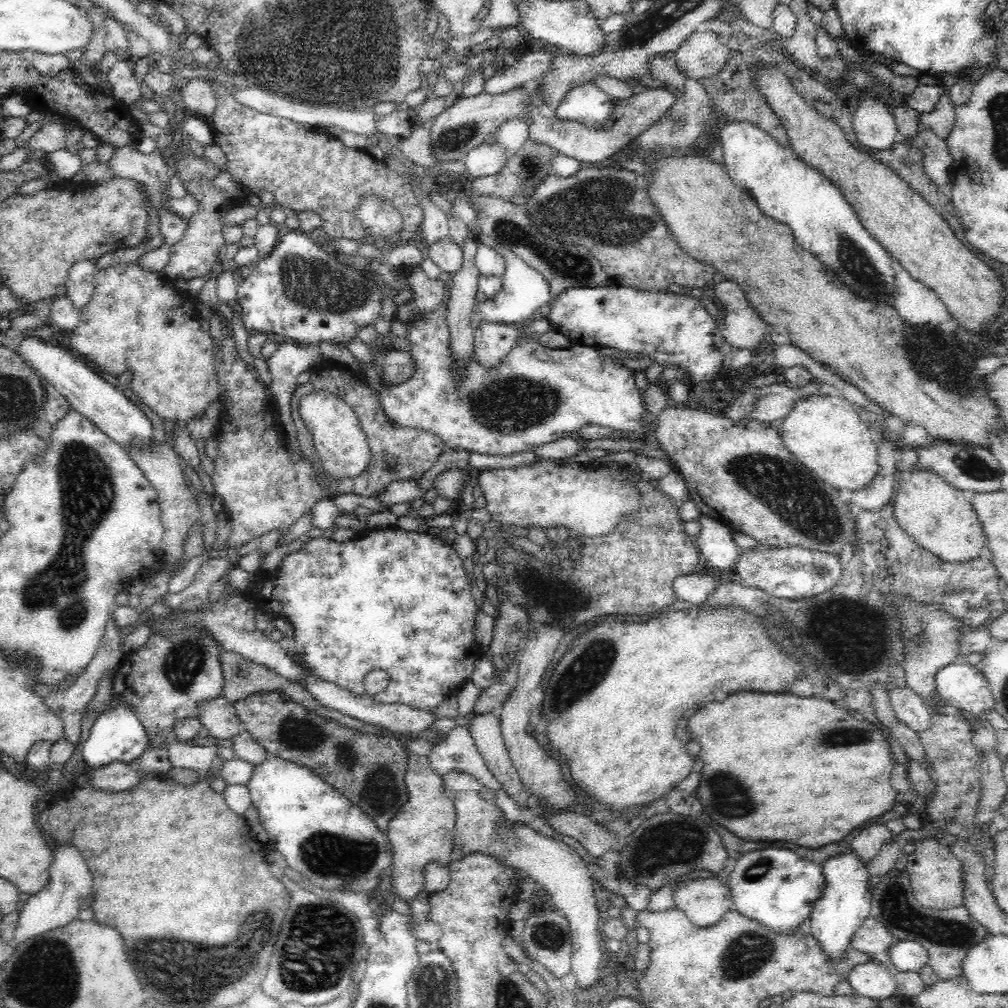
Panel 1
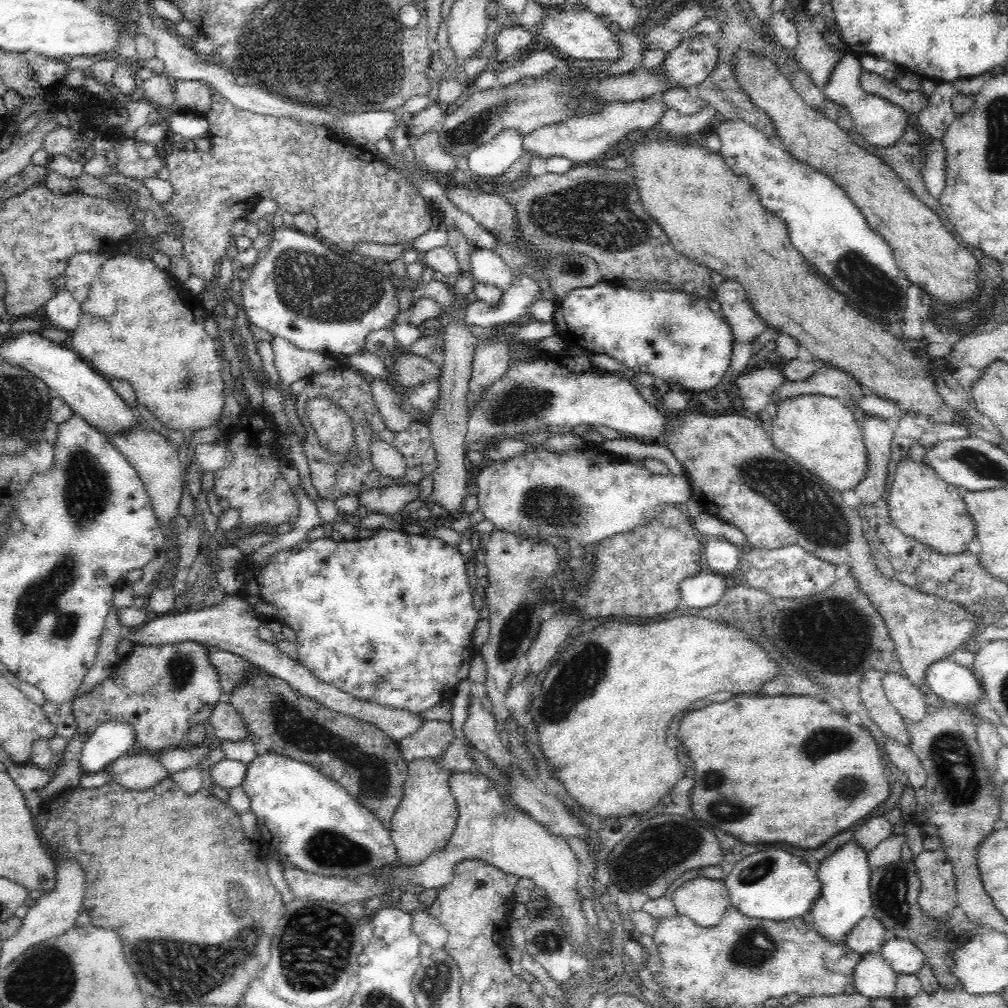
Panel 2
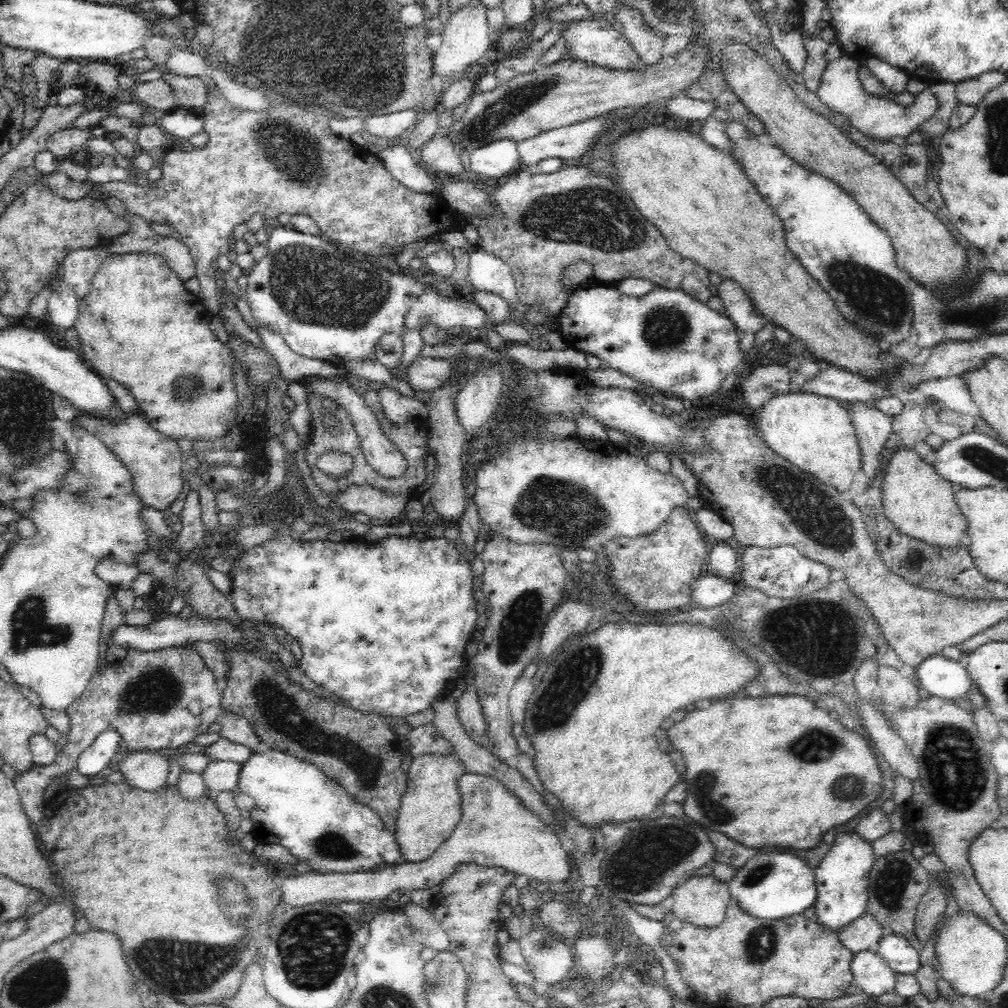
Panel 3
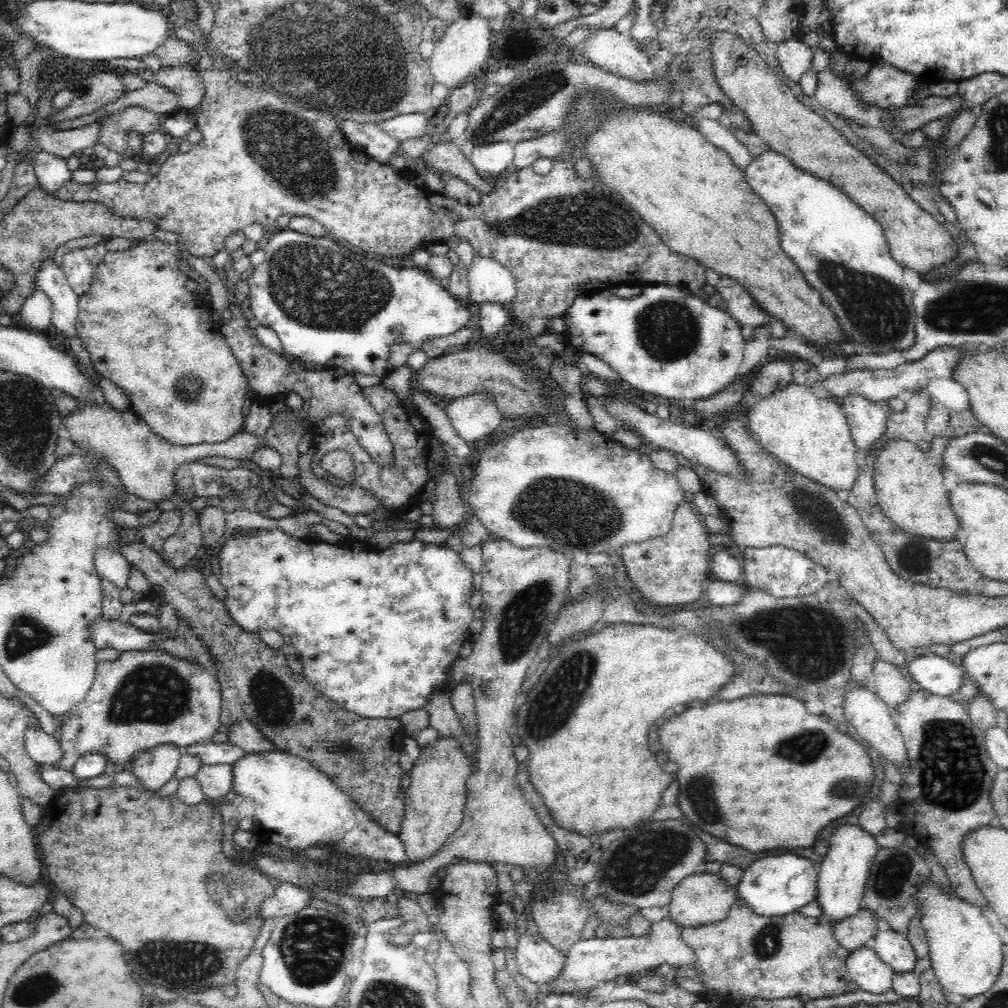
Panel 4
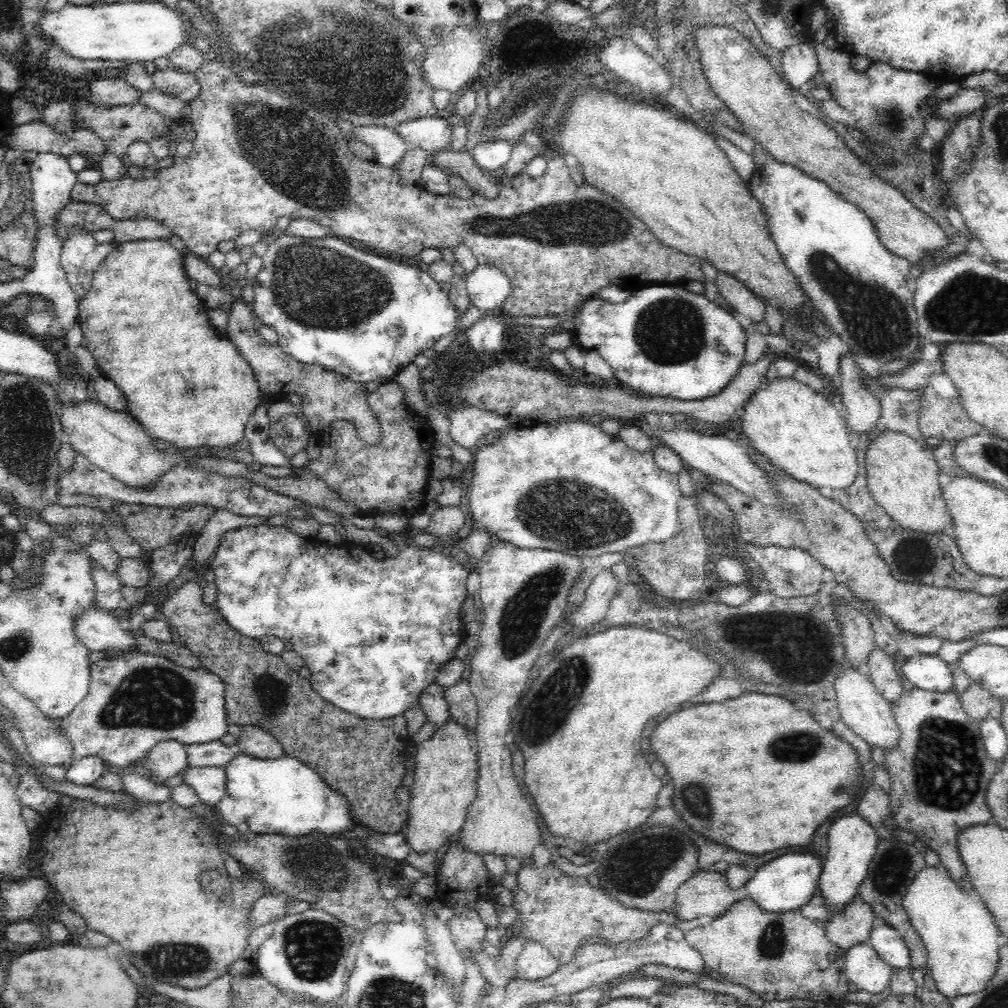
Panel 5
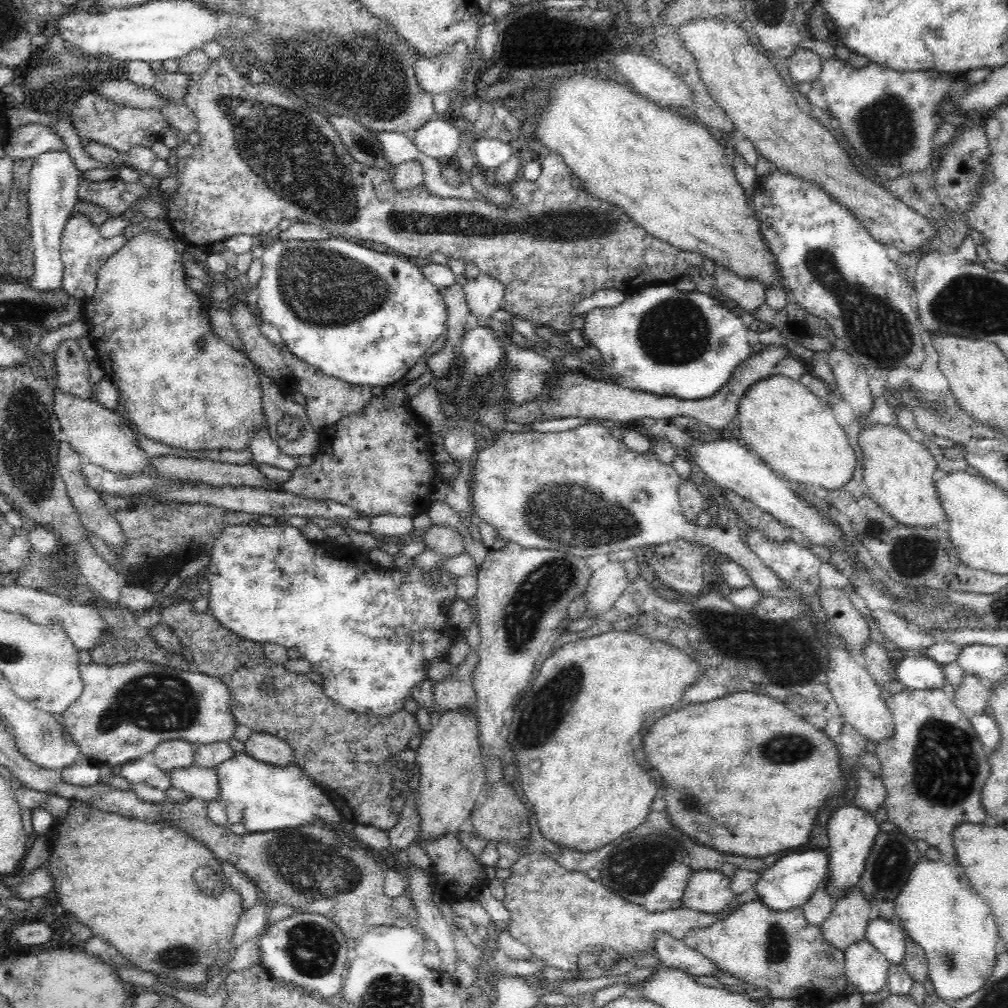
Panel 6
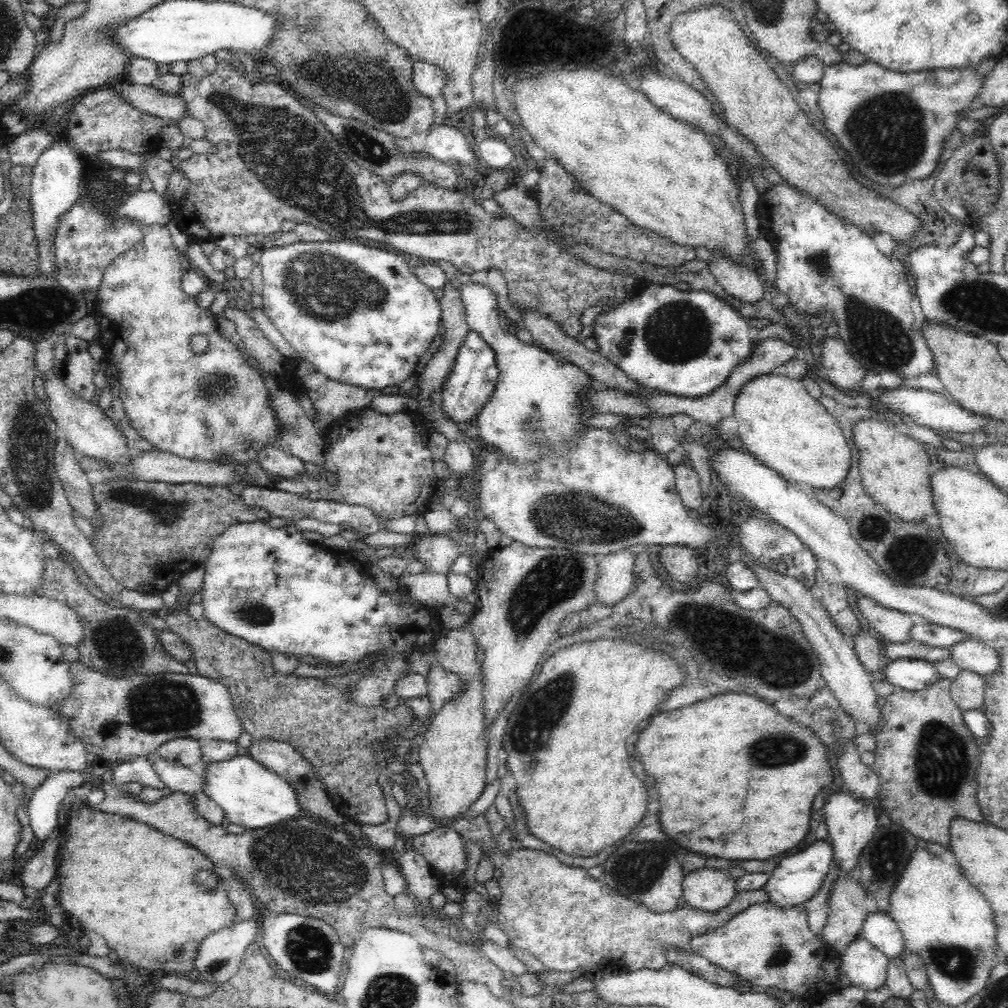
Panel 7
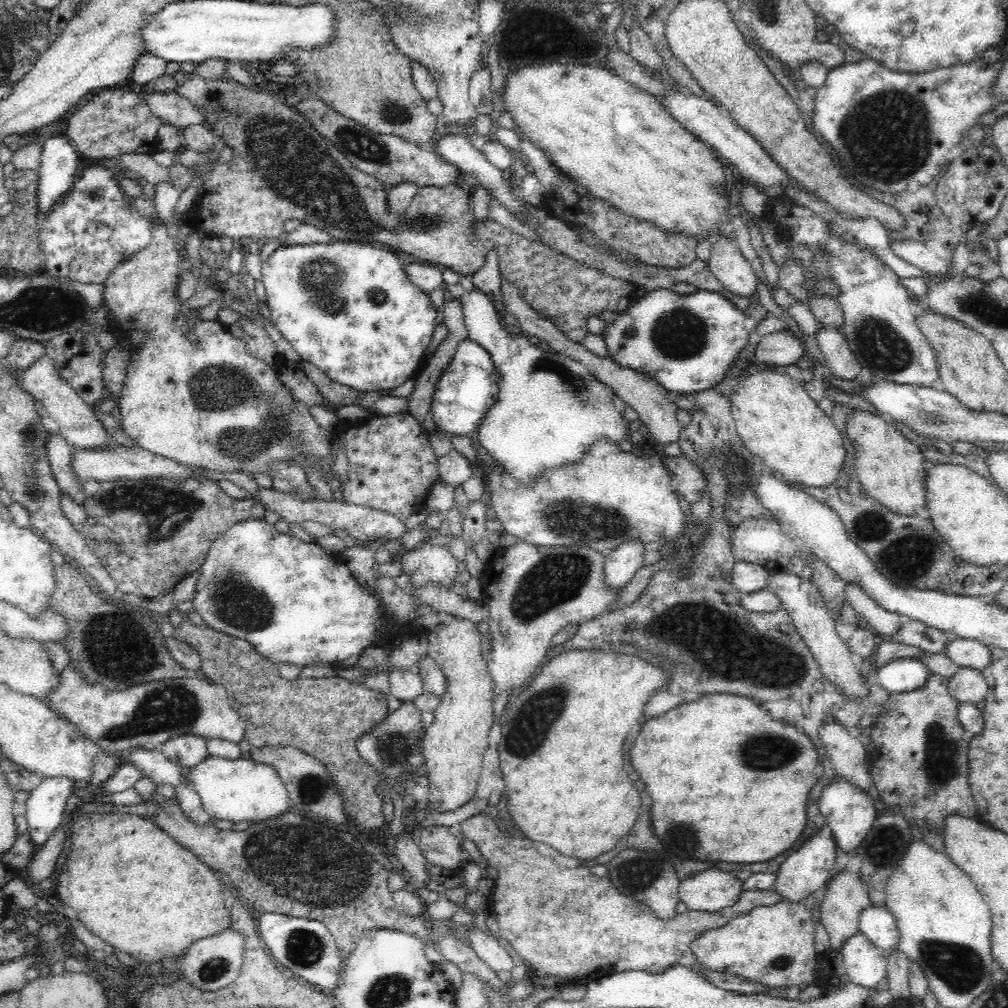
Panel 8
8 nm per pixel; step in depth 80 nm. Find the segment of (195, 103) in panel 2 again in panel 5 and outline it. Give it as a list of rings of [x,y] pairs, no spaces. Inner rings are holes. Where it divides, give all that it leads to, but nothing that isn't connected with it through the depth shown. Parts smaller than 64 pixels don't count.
[[[158,69],[152,75],[152,79],[154,79],[153,89],[162,91],[167,96],[178,98],[186,104],[191,102],[194,94],[198,94],[199,85],[195,76],[177,69]]]

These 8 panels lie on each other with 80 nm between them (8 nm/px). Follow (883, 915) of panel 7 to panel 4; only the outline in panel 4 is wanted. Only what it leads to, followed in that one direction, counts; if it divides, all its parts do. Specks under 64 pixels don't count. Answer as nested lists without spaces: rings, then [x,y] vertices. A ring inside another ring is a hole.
[[[891,928],[877,931],[871,945],[876,954],[892,967],[895,972],[911,972],[914,968],[916,953],[904,933]]]

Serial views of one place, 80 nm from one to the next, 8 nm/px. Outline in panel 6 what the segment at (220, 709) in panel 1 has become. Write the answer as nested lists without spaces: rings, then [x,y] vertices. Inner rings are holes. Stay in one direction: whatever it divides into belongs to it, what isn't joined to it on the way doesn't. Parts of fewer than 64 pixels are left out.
[[[256,733],[245,742],[245,751],[252,758],[274,765],[274,767],[288,767],[297,764],[293,750],[288,743],[268,733]]]

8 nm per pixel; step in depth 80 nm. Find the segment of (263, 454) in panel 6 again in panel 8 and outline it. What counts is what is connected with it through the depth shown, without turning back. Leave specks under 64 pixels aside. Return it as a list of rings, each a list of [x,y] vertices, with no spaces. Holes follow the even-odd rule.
[[[280,461],[271,468],[273,487],[282,493],[288,493],[300,497],[302,501],[317,501],[316,490],[308,482],[302,467],[296,463]]]

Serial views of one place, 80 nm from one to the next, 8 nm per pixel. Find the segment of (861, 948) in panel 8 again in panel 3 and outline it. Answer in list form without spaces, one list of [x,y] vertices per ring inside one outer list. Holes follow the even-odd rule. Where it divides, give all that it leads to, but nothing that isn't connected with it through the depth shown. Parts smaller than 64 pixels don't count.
[[[860,951],[851,960],[853,983],[864,995],[881,996],[895,990],[895,972],[875,951]]]

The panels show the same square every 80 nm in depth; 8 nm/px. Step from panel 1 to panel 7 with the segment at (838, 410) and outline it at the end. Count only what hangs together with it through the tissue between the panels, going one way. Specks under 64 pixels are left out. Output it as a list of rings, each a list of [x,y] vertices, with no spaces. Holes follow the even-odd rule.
[[[774,373],[754,376],[736,394],[733,417],[737,422],[735,434],[742,440],[745,450],[768,468],[773,468],[783,479],[810,484],[812,488],[834,488],[847,475],[851,452],[848,441],[838,421],[818,399],[810,396],[805,384],[799,379]]]

